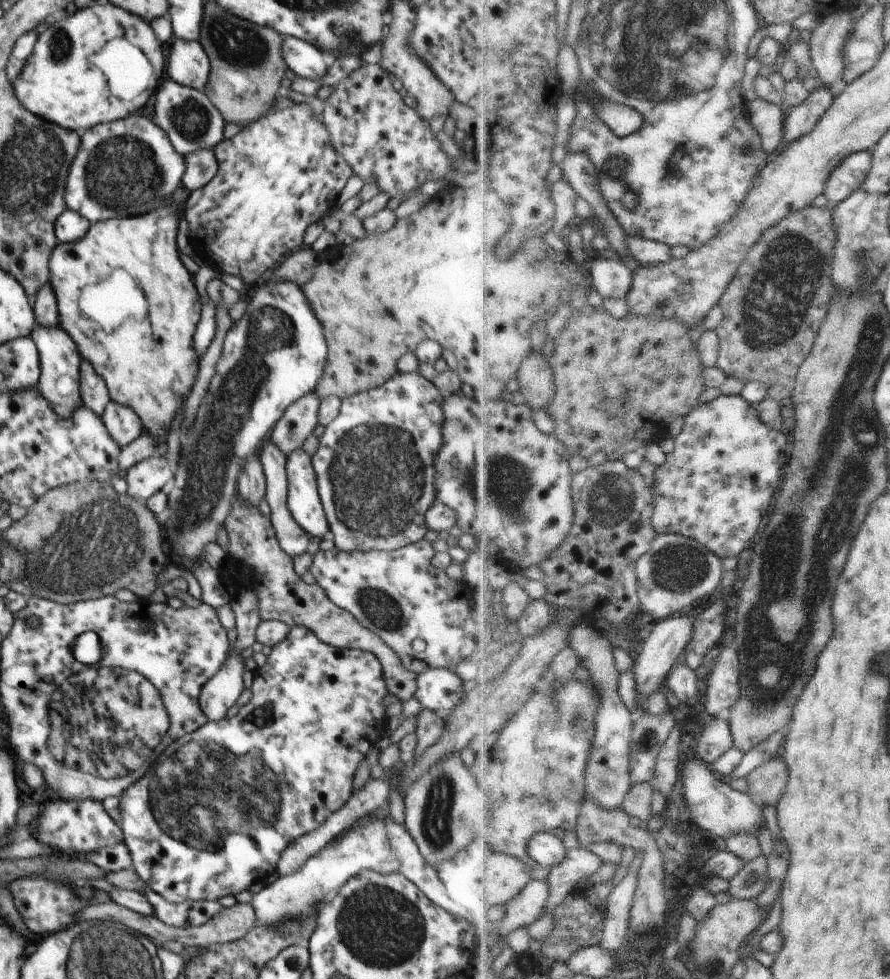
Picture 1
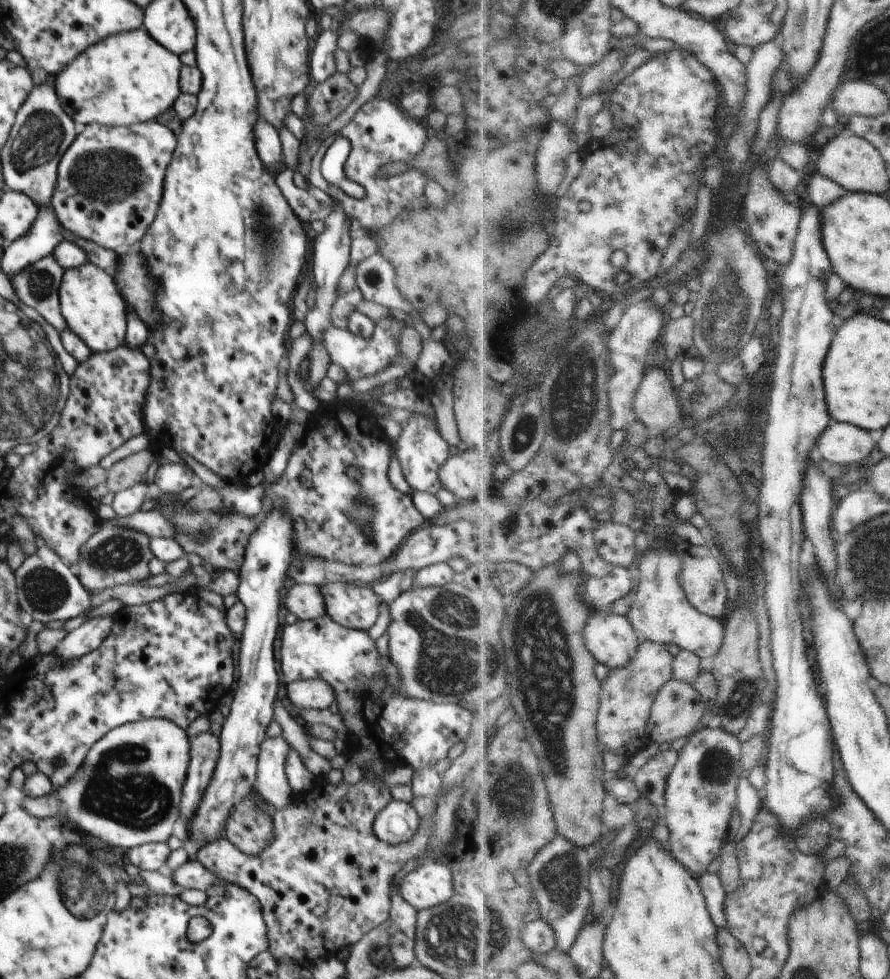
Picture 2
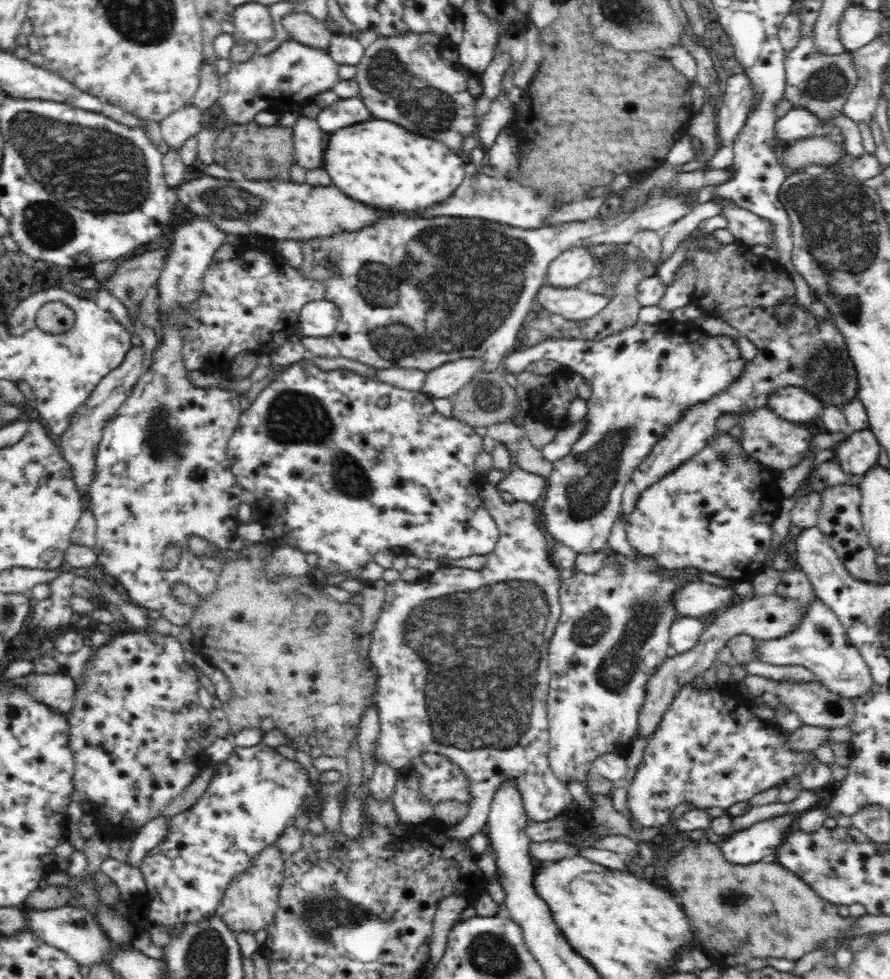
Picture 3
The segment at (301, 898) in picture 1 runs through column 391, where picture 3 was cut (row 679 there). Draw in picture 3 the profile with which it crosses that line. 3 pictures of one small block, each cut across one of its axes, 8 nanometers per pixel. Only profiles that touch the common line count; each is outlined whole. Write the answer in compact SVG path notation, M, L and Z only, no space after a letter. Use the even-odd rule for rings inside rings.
M815 597L803 622L796 630L780 638L758 642L759 660L778 666L800 664L815 678L840 697L854 700L866 694L873 685L873 678L860 651L850 642L844 625L826 603Z

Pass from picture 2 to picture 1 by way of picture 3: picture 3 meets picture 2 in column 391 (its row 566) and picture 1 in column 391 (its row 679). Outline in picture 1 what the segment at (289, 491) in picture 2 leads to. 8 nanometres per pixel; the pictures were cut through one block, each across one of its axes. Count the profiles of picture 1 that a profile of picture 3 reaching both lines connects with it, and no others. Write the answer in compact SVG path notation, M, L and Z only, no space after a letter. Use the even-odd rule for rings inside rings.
M397 371L372 390L341 399L338 416L325 426L318 449L311 456L320 500L328 521L329 536L338 550L349 553L370 549L390 551L424 539L428 531L424 514L435 499L434 459L442 446L444 399L442 390L419 371Z

